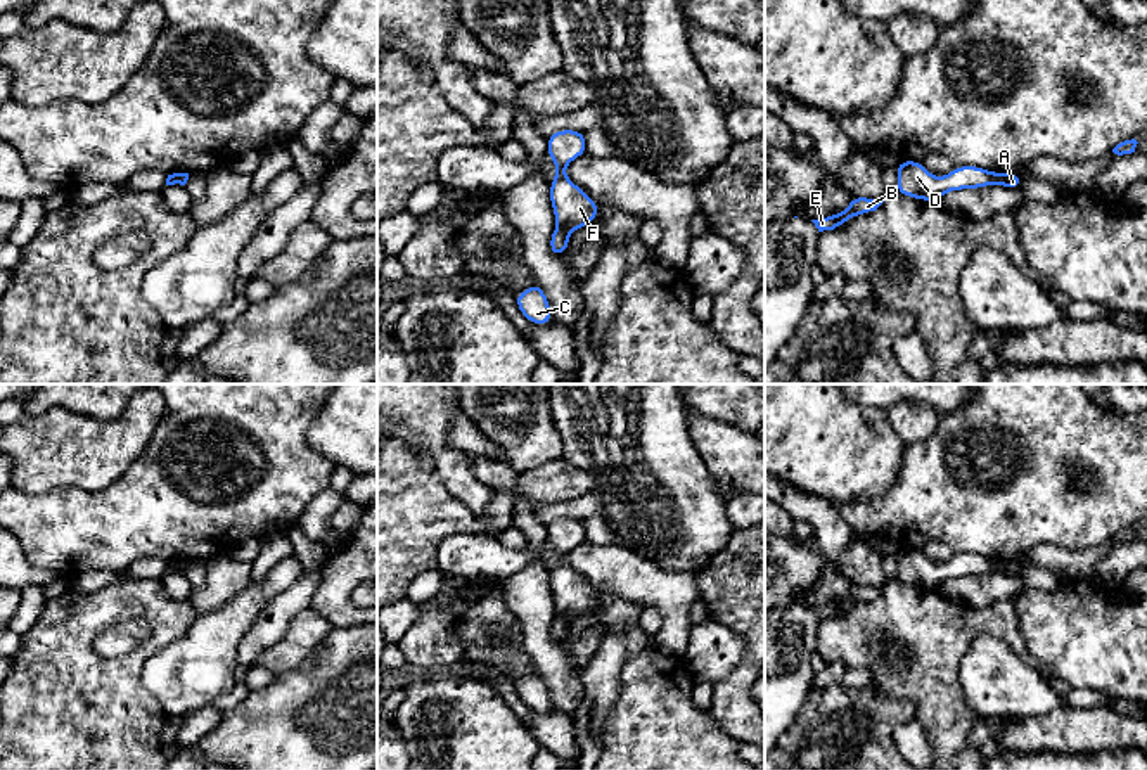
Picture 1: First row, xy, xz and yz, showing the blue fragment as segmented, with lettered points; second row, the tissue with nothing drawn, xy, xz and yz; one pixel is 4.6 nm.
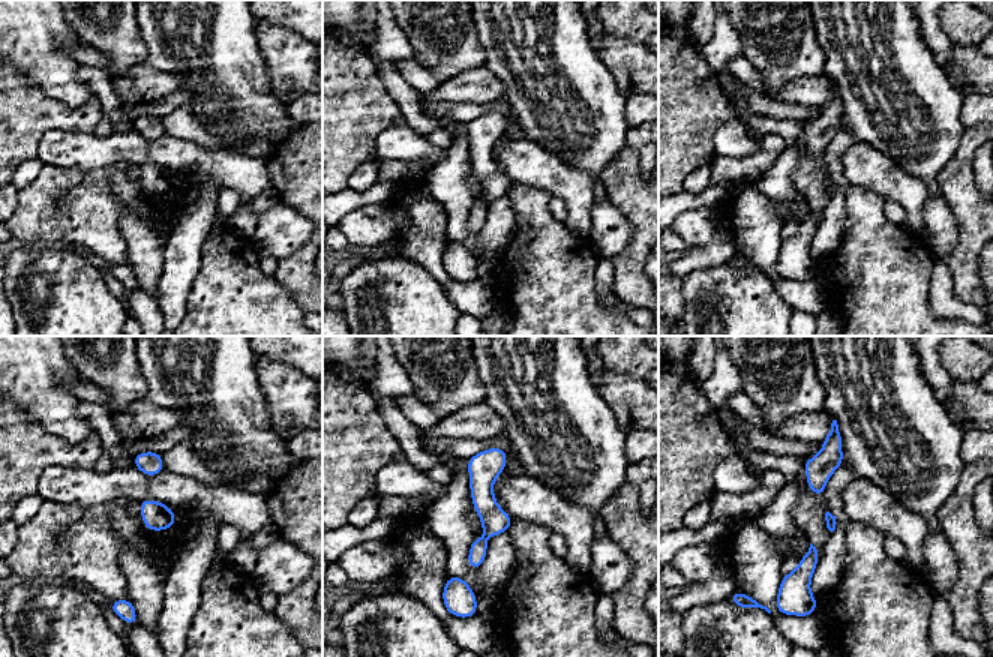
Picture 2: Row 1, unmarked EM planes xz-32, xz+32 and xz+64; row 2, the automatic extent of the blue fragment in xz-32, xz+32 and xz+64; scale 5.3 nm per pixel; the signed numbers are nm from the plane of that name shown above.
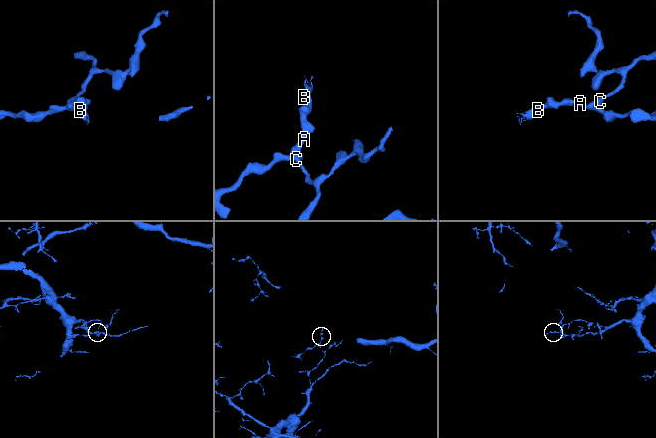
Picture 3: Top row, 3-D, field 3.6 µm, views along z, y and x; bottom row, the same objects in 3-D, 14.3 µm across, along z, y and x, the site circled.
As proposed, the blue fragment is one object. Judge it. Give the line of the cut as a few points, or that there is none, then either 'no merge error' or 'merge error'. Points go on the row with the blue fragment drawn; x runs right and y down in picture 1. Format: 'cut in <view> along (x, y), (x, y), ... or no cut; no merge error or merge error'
cut in xz along (557, 225), (568, 232); merge error

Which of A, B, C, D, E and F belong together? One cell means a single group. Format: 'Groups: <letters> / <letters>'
Groups: A C / B D E F

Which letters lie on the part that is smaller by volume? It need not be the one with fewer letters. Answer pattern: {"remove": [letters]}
{"remove": ["B", "D", "E", "F"]}

